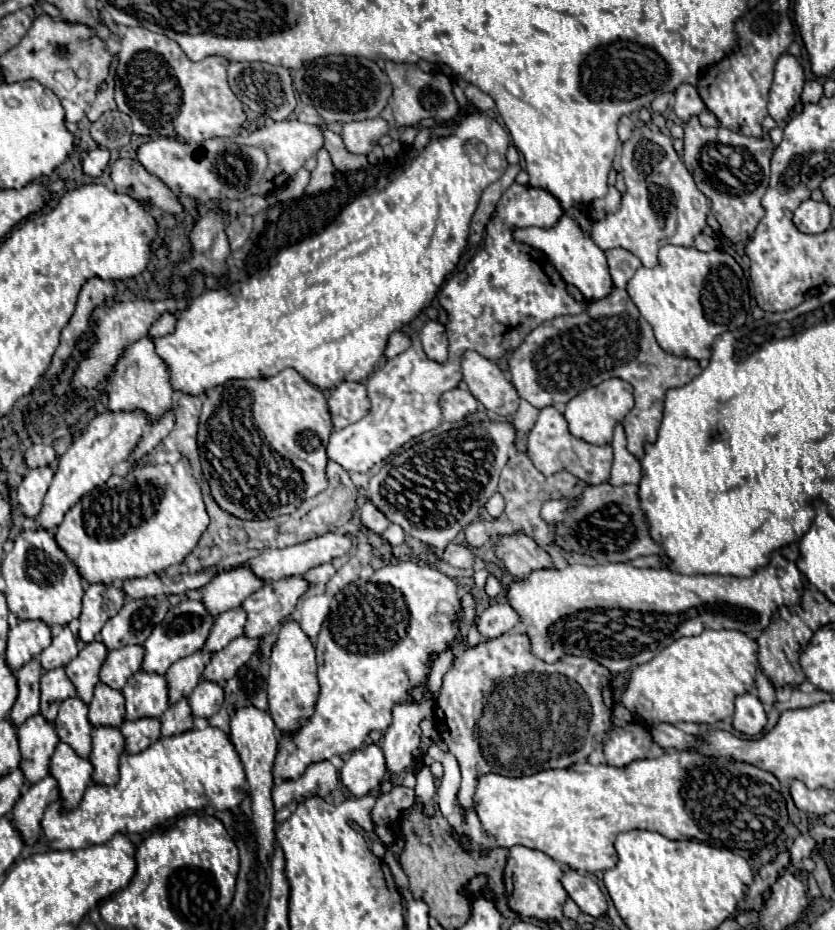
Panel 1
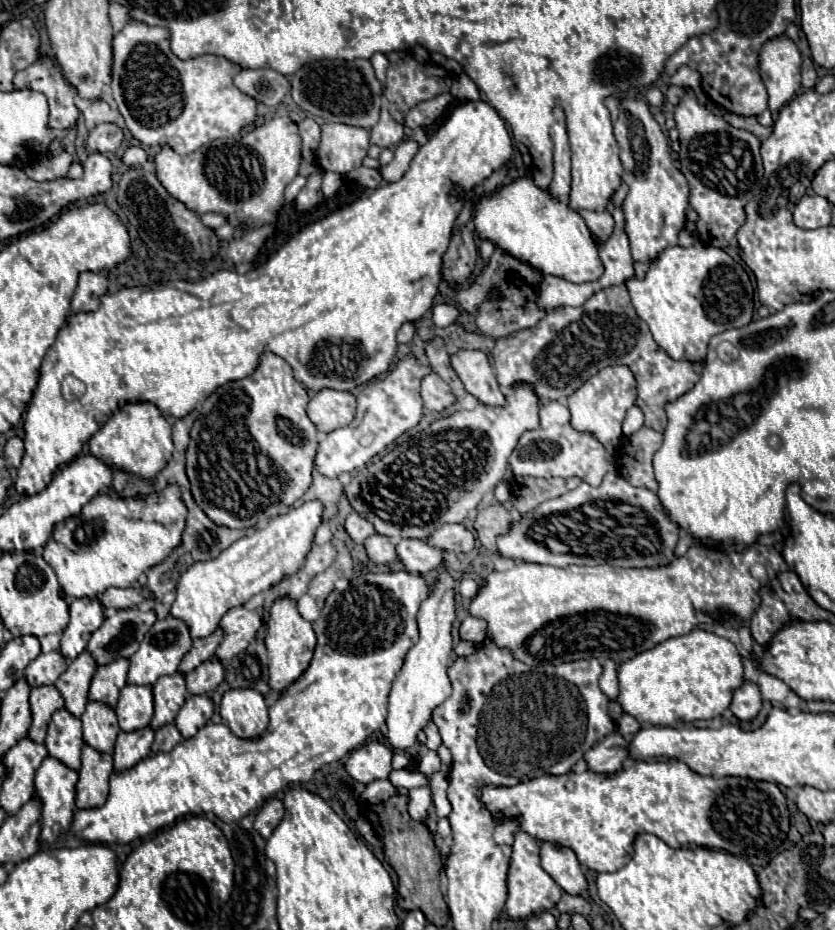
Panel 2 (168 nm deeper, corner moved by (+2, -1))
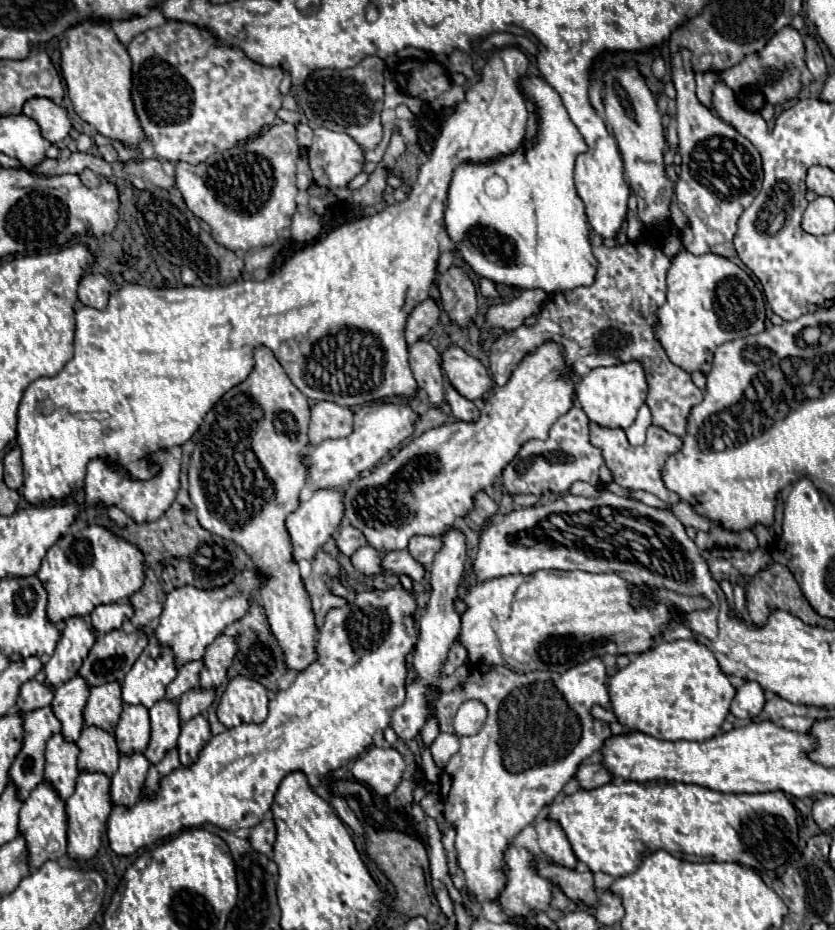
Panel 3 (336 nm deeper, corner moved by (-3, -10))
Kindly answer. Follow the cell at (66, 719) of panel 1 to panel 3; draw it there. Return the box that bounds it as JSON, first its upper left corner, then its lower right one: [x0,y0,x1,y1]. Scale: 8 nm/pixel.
[44,734,80,800]

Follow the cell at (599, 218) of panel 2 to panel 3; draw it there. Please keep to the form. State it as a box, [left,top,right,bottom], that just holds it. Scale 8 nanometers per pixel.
[490,234,702,438]

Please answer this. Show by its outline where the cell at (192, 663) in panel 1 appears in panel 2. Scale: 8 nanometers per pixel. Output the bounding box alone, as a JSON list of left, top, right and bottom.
[151,673,187,729]

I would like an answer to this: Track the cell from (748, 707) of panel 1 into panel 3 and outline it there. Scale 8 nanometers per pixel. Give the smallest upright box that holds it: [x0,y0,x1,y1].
[730,682,764,718]

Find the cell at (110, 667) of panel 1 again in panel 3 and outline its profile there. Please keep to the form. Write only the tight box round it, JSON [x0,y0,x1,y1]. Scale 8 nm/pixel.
[84,682,122,734]

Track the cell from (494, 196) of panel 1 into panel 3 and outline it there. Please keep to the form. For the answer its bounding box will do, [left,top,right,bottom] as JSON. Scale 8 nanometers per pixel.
[438,266,476,328]

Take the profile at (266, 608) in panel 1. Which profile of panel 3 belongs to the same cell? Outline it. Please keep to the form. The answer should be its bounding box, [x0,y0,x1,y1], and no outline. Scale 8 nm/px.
[198,636,238,690]

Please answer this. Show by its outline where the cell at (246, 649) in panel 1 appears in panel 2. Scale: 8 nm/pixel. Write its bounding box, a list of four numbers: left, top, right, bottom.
[185,659,225,695]

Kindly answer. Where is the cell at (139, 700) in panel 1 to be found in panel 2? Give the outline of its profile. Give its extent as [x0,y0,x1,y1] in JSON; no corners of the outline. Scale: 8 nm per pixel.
[115,685,153,731]

